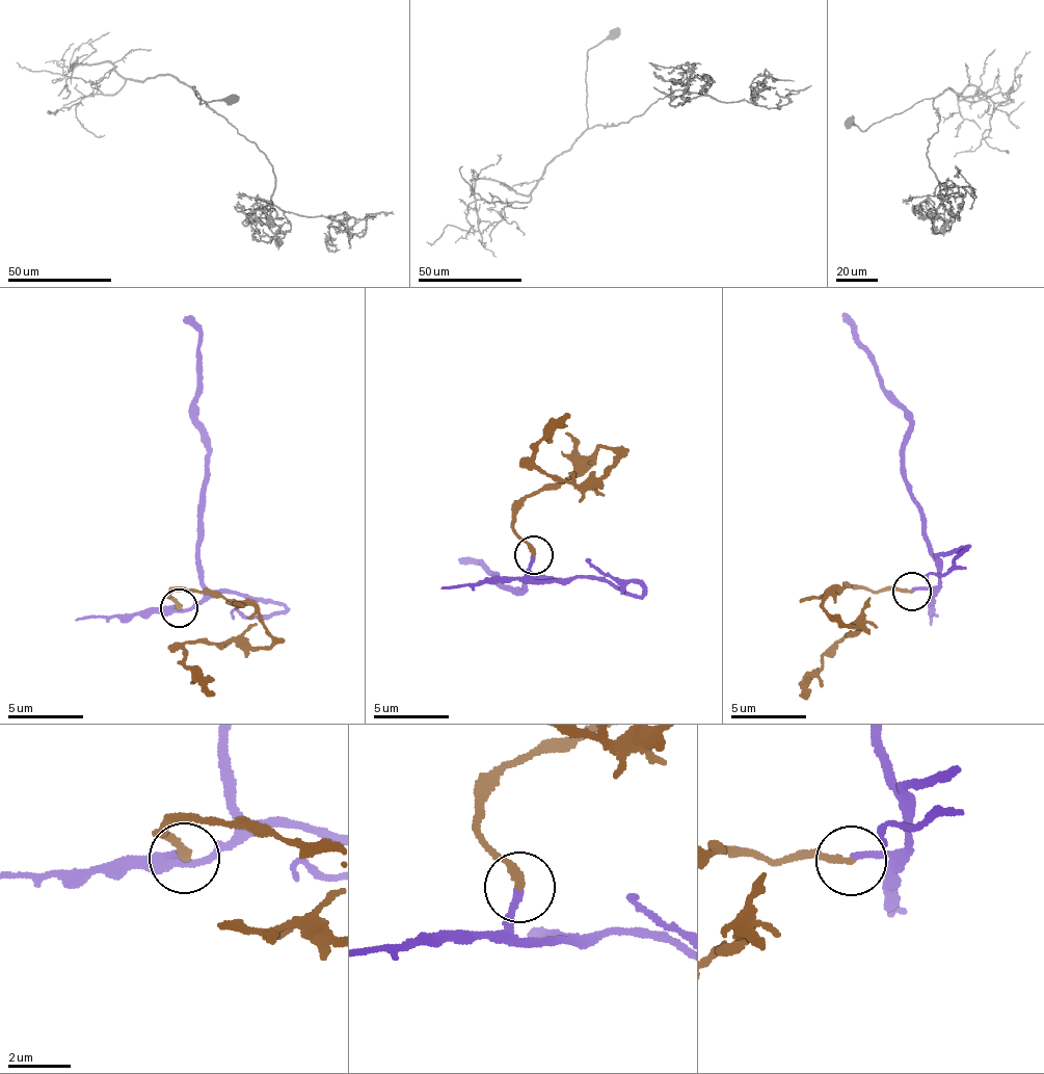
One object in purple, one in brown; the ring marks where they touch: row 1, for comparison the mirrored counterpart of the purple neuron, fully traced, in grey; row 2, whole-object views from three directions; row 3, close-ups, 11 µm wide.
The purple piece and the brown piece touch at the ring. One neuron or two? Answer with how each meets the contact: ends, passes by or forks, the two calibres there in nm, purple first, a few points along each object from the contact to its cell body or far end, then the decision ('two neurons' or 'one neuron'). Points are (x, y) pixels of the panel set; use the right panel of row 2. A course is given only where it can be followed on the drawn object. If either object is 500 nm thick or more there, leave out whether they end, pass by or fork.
purple ends there; brown ends there; 200 nm thick on the purple side, 240 nm on the other; purple runs (912, 591), (938, 584), (925, 516), (907, 481), (908, 414), (885, 388), (855, 324), (845, 313); brown runs (912, 591), (864, 588), (851, 581), (822, 596), (824, 608), (844, 622), (858, 625), (841, 638), (801, 698); one neuron

